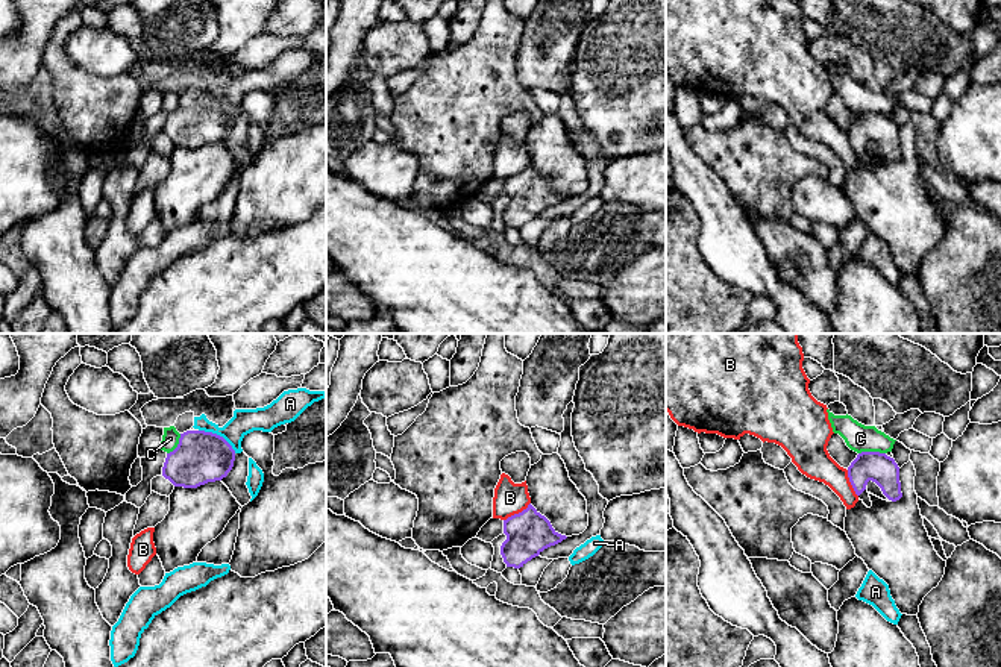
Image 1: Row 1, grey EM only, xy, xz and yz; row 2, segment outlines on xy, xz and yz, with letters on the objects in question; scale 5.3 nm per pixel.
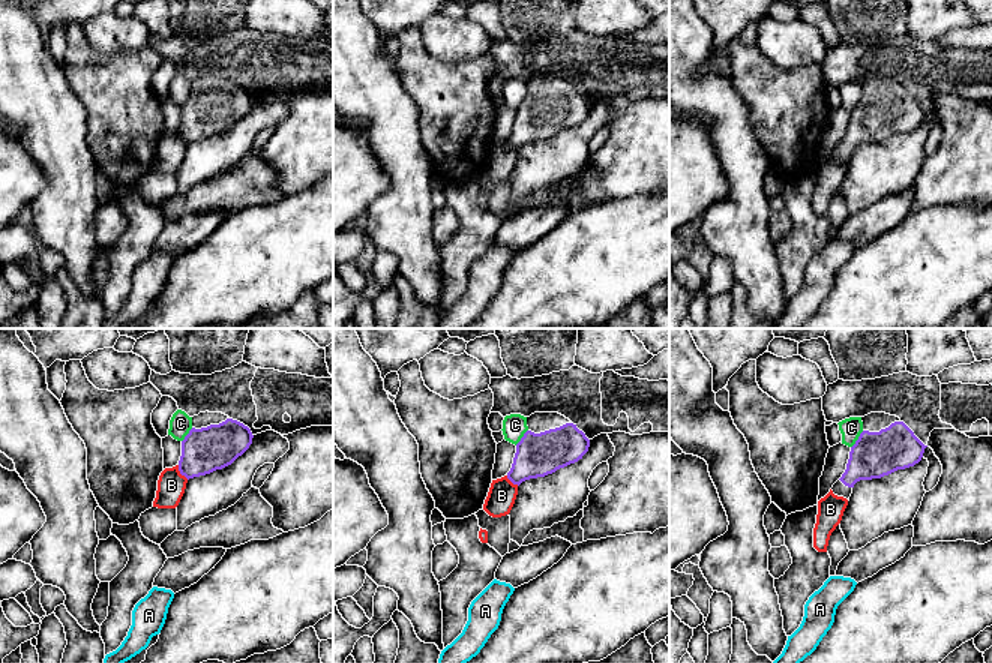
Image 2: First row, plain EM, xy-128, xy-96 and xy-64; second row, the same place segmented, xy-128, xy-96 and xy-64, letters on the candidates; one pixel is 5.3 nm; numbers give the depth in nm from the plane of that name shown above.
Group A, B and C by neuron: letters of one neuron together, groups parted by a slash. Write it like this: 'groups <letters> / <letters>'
groups A / B / C

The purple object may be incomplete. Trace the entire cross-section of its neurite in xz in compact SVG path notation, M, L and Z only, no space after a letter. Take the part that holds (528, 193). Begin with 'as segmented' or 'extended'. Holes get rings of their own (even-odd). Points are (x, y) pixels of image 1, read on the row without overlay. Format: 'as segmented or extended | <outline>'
as segmented | M531 164L526 170L504 180L507 200L500 206L500 215L507 227L520 229L544 209L566 200L551 182Z

